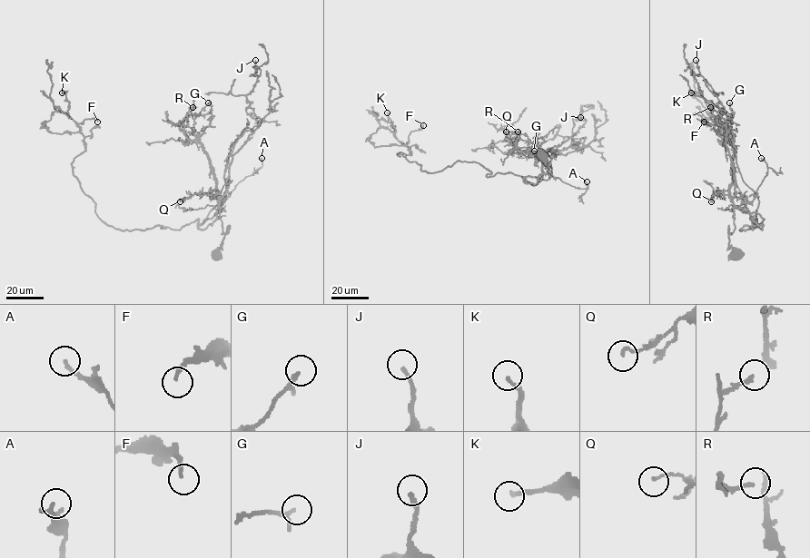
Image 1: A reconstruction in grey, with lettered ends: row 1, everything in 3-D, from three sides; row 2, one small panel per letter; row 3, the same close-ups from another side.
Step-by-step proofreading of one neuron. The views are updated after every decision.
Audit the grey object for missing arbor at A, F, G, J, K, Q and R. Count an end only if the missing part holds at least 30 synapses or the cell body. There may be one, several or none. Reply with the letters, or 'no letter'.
J, K

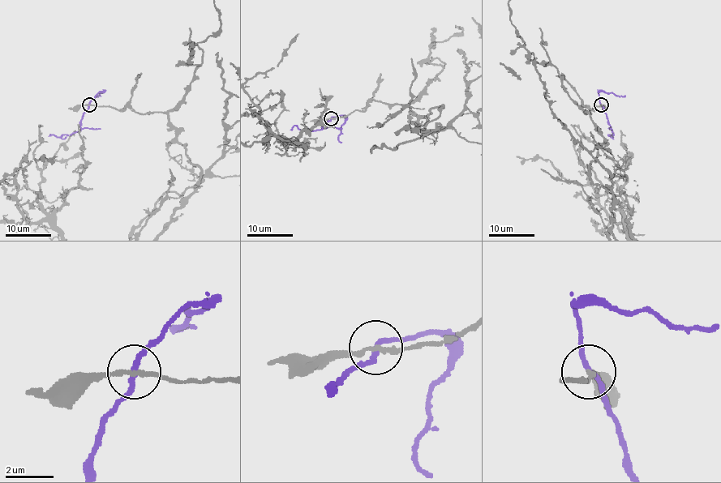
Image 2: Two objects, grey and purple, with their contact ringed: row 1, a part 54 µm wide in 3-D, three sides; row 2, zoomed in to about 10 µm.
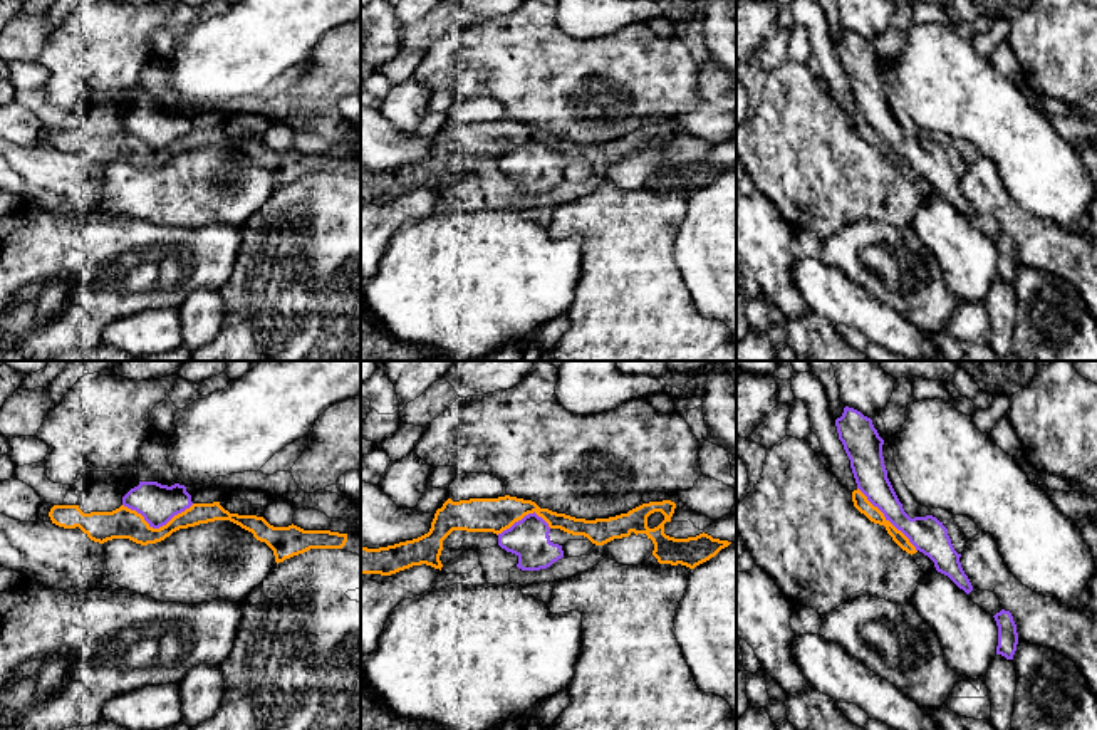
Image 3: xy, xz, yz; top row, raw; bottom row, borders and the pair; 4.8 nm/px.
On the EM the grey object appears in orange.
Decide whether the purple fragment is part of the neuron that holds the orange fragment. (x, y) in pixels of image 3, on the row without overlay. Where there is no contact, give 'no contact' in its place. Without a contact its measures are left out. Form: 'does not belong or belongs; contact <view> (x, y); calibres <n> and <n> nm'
does not belong; contact xy (160, 151); calibres 150 and 190 nm

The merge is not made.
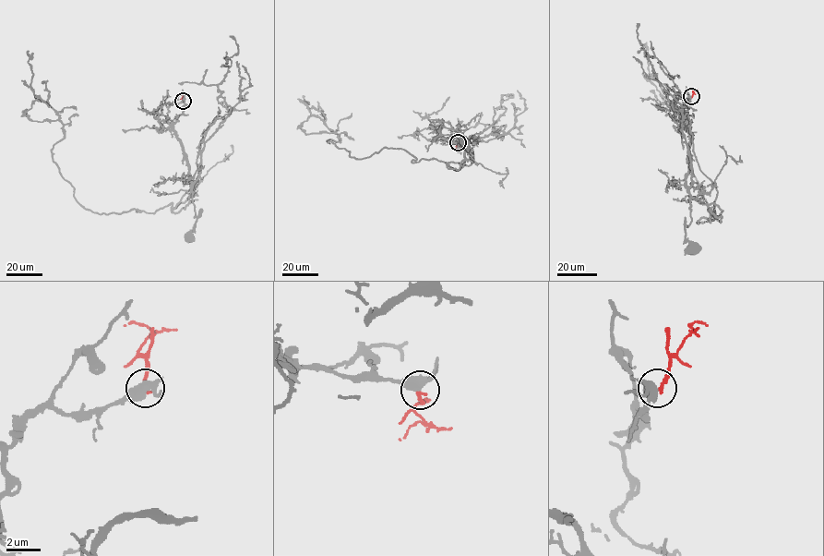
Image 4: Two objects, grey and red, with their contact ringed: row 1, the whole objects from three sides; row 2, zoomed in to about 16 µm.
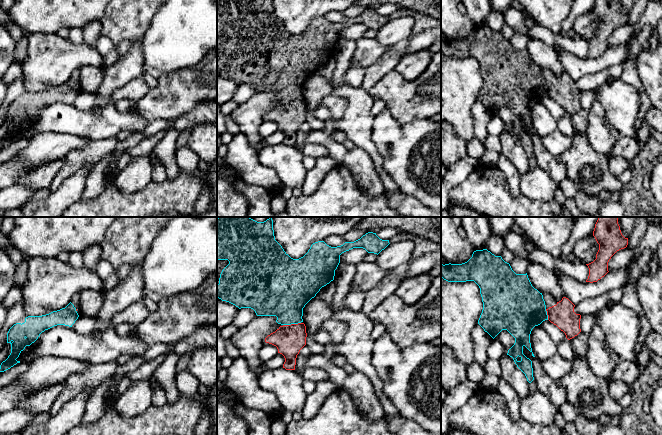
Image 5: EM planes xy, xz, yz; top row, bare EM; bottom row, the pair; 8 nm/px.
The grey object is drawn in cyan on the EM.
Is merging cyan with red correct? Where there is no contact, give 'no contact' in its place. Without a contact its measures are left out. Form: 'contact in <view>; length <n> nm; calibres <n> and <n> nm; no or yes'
contact in xz; length 150 nm; calibres 380 and 240 nm; yes

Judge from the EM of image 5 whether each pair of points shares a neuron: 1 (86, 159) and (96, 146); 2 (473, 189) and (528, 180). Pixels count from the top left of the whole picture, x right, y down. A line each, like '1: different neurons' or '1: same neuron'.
1: same neuron
2: different neurons

